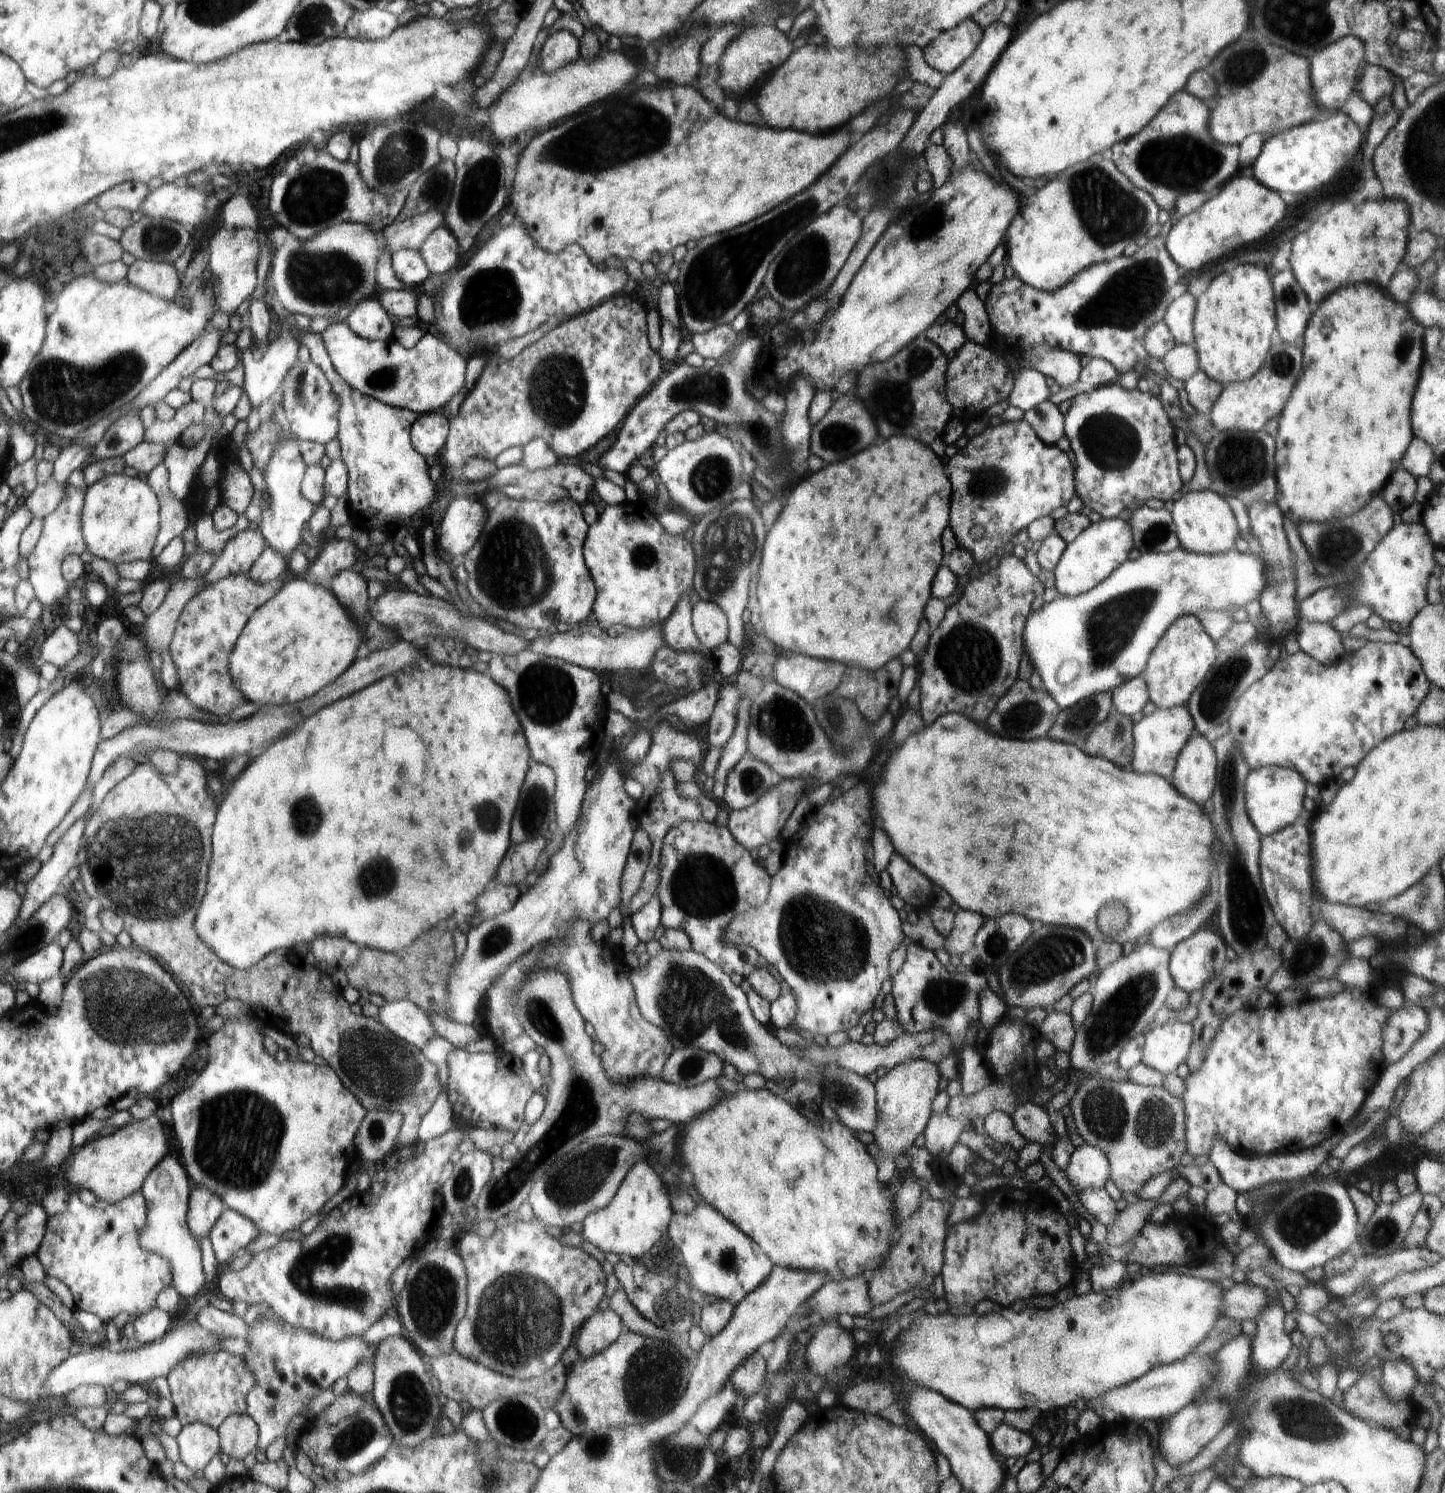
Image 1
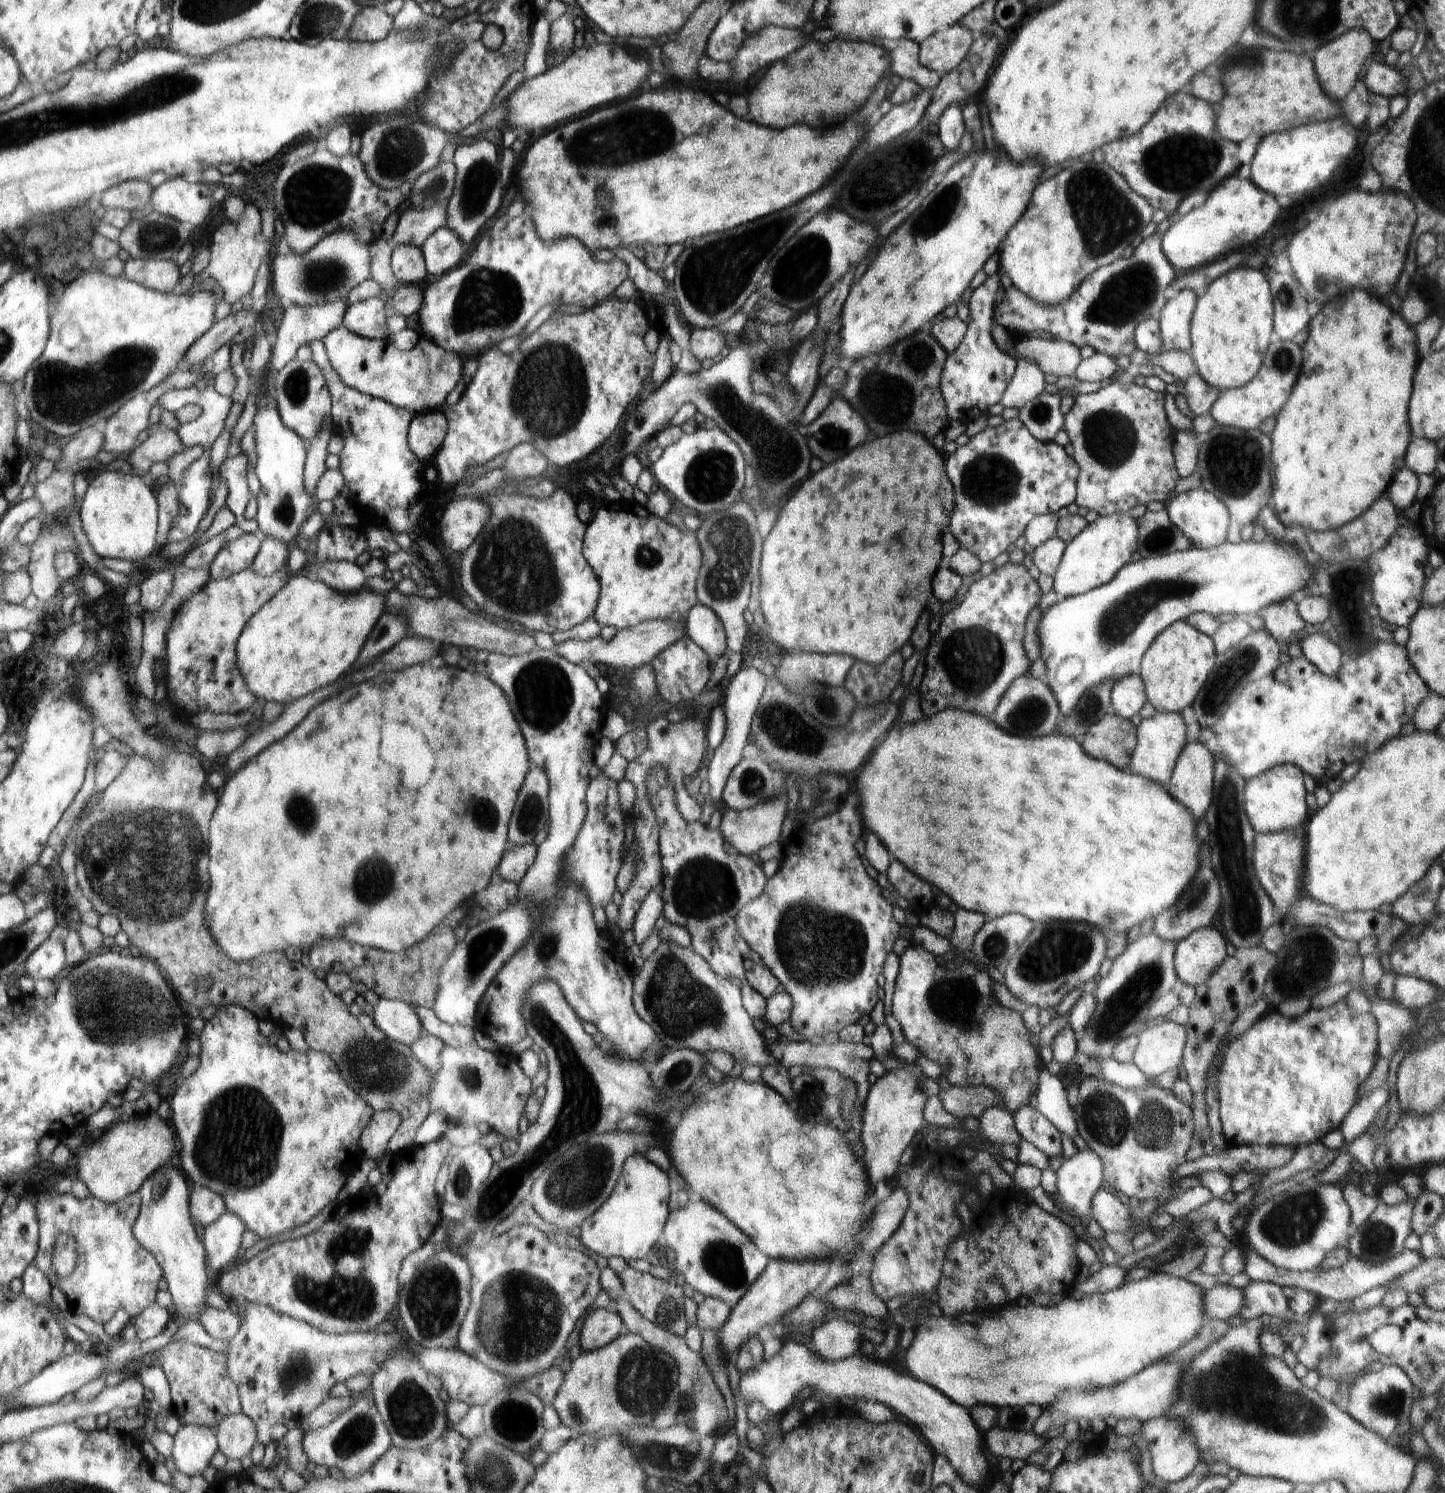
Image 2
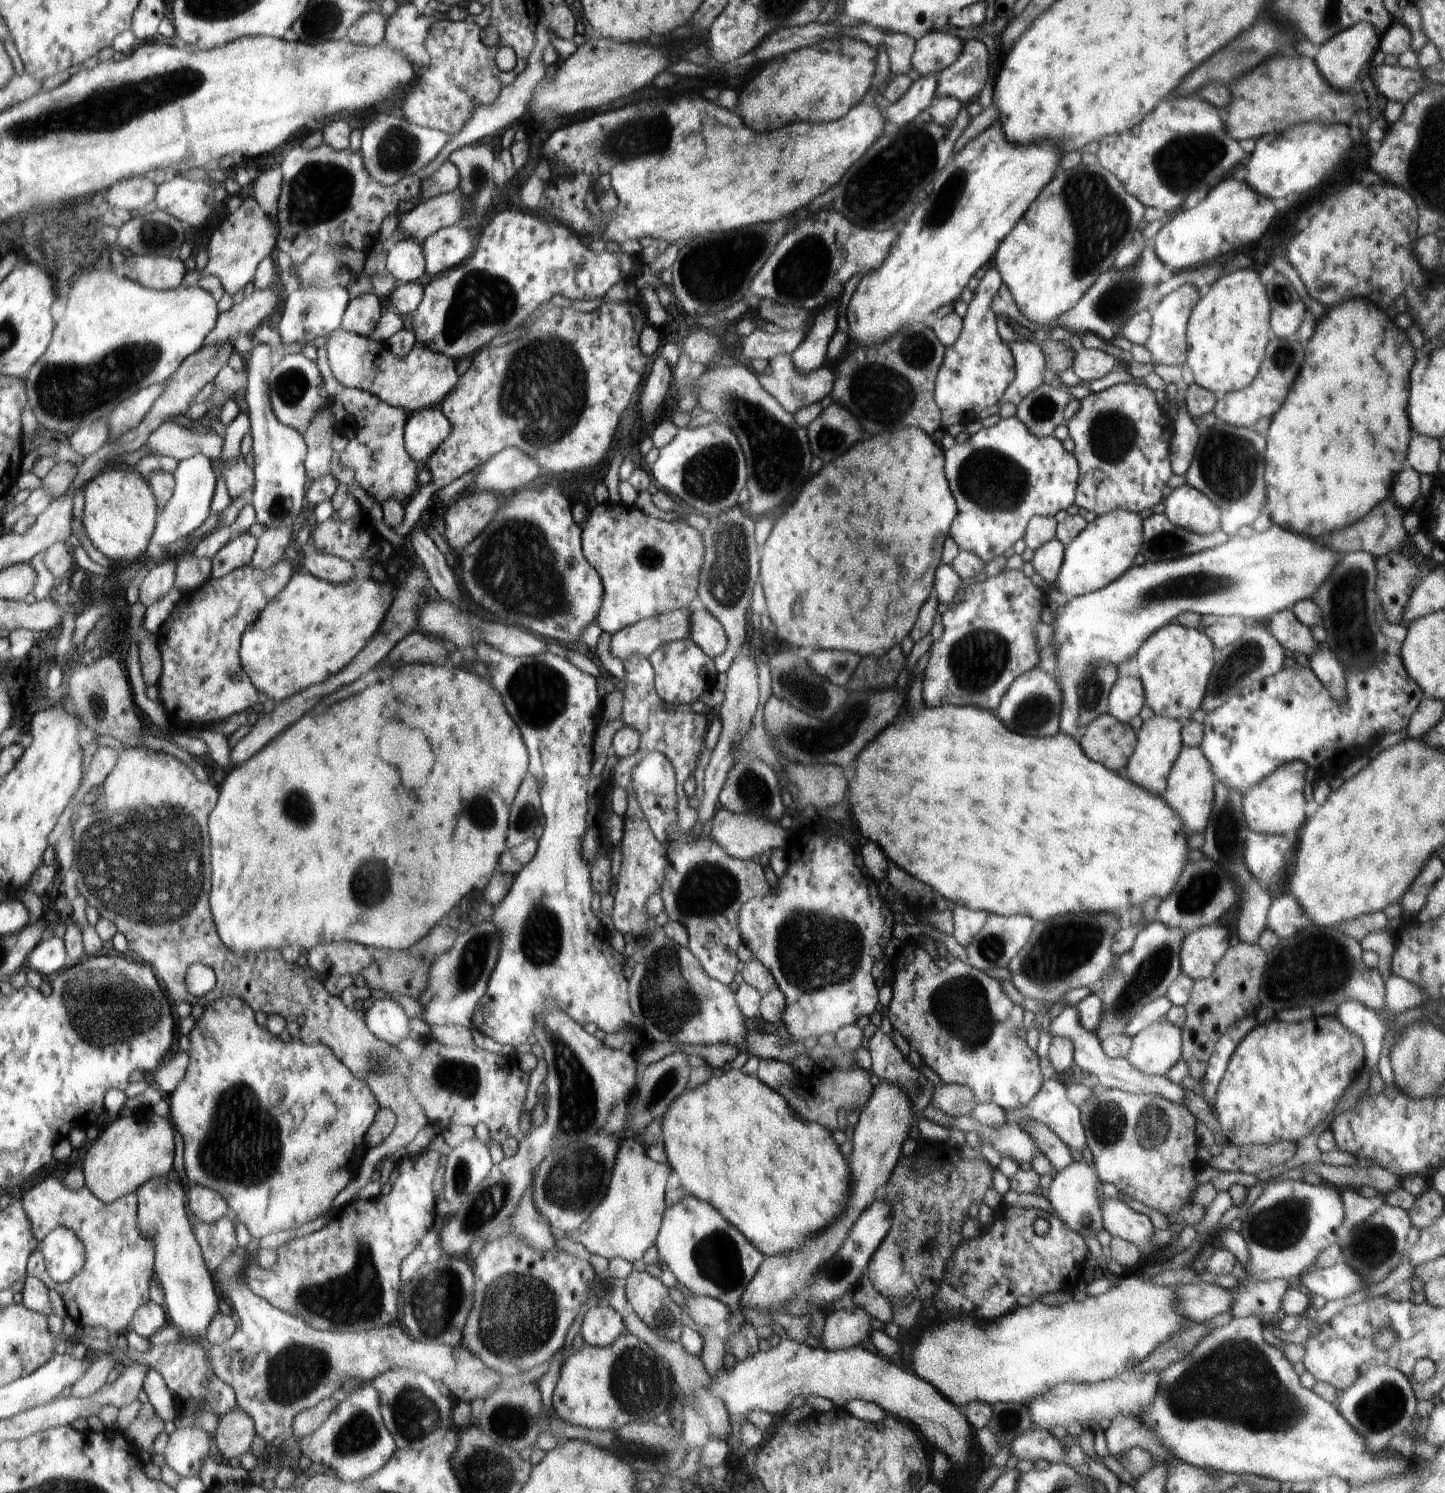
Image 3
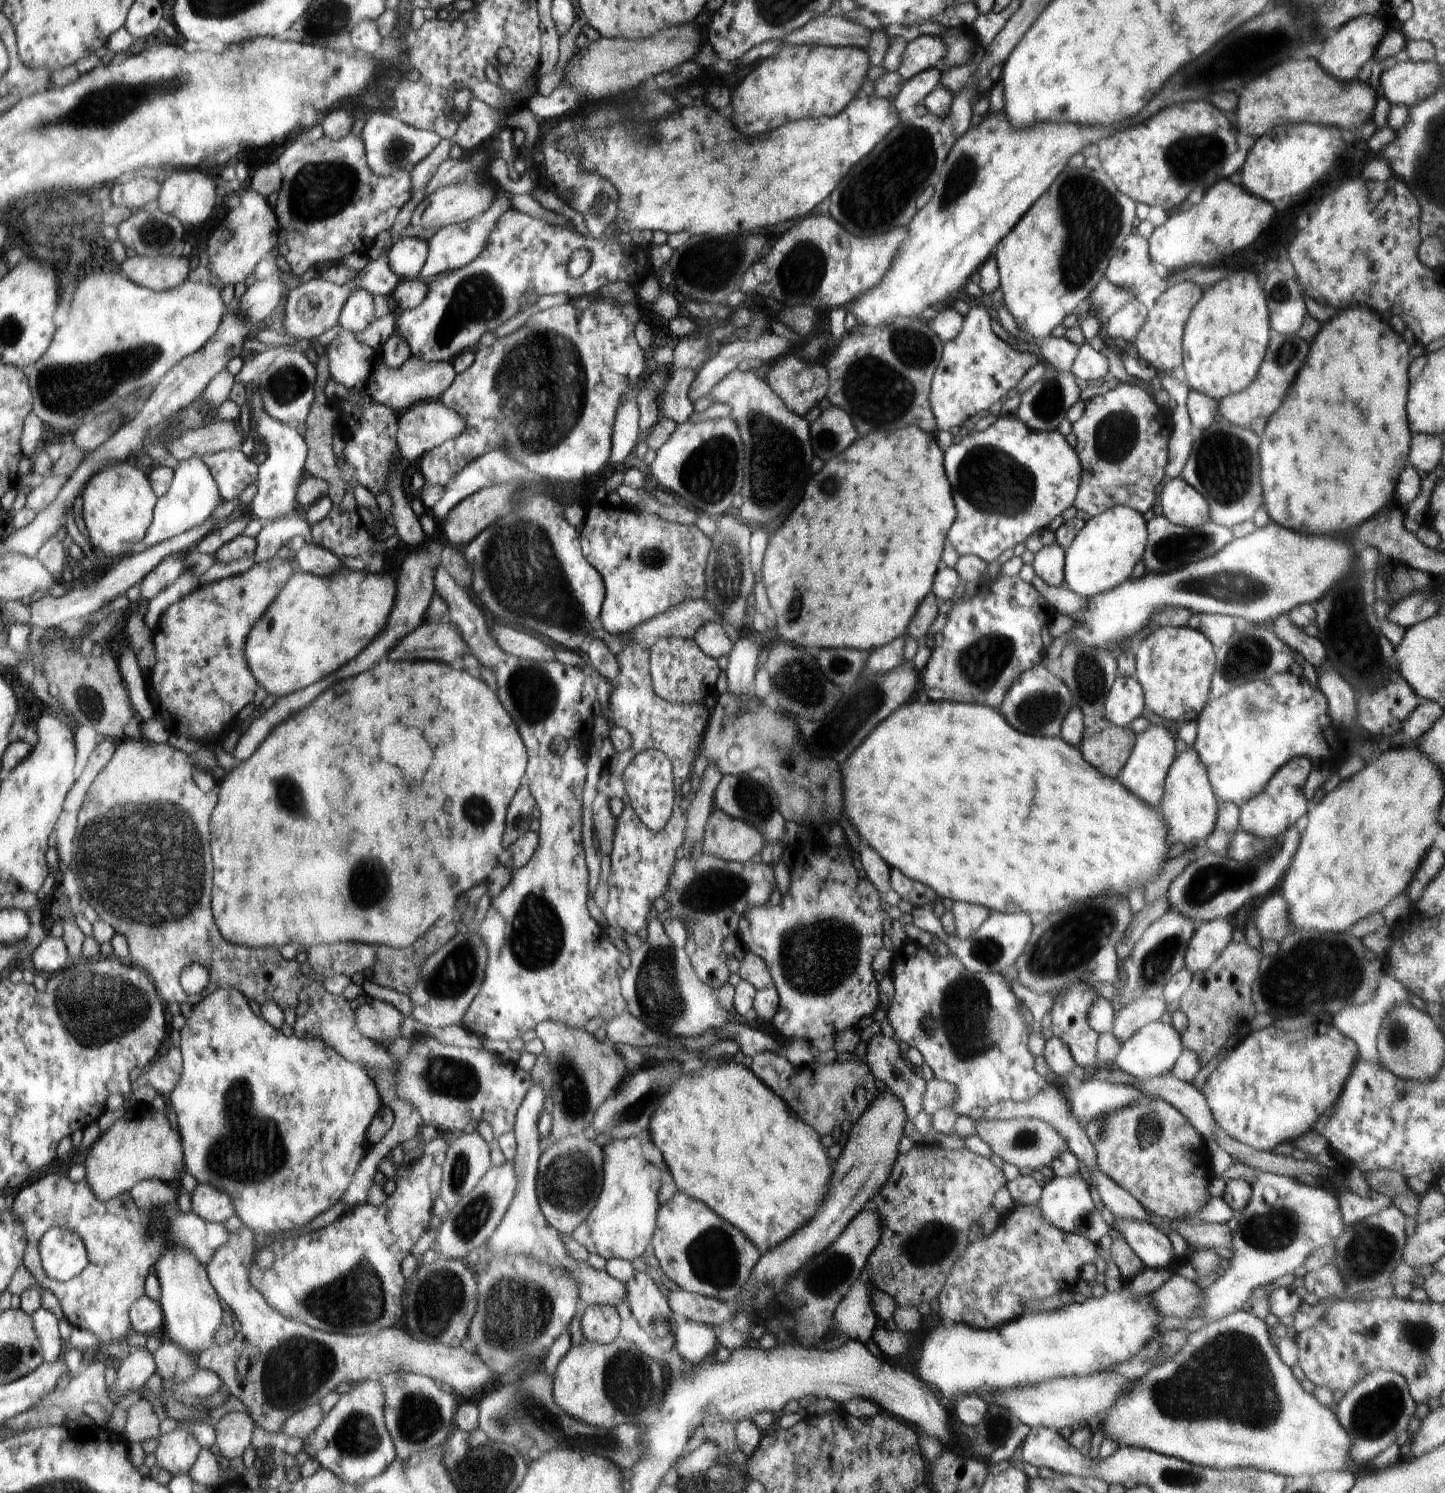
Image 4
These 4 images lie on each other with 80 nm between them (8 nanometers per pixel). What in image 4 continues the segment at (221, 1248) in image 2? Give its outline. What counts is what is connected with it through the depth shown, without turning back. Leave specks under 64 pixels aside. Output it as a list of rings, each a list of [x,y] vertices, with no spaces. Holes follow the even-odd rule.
[[[48,1174],[40,1180],[36,1180],[34,1184],[22,1188],[12,1202],[12,1212],[14,1212],[16,1220],[22,1224],[24,1236],[26,1236],[24,1242],[27,1242],[27,1250],[24,1250],[23,1266],[30,1270],[30,1274],[36,1278],[36,1282],[43,1290],[52,1292],[58,1298],[64,1318],[74,1328],[88,1330],[94,1334],[102,1347],[108,1347],[112,1344],[110,1340],[118,1340],[128,1334],[131,1307],[141,1297],[144,1297],[150,1268],[156,1266],[160,1258],[168,1252],[170,1246],[192,1250],[199,1262],[203,1266],[207,1266],[208,1262],[212,1261],[216,1250],[219,1250],[220,1246],[227,1245],[231,1237],[231,1233],[223,1223],[212,1224],[212,1222],[200,1218],[193,1211],[182,1214],[178,1210],[178,1206],[172,1202],[168,1202],[168,1205],[144,1208],[144,1206],[139,1206],[129,1193],[120,1194],[119,1197],[112,1198],[112,1200],[100,1199],[88,1180],[72,1182],[68,1177],[64,1178],[56,1176],[56,1174]],[[52,1227],[75,1231],[80,1236],[88,1256],[88,1266],[68,1282],[59,1282],[49,1278],[44,1273],[41,1264],[38,1242]]]

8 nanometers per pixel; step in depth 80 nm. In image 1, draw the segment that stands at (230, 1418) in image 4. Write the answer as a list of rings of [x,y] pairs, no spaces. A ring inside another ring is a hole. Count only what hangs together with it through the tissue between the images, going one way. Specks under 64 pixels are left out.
[[[229,1414],[217,1428],[221,1452],[230,1458],[244,1460],[252,1450],[257,1450],[259,1427],[248,1414]]]

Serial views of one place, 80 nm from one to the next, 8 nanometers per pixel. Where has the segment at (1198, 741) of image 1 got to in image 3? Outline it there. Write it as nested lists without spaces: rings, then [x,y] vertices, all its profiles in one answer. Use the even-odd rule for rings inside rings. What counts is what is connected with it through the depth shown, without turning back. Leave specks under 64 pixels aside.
[[[1184,745],[1168,774],[1163,799],[1180,816],[1188,836],[1206,830],[1214,806],[1214,784],[1212,769],[1202,750],[1199,747],[1190,748]]]

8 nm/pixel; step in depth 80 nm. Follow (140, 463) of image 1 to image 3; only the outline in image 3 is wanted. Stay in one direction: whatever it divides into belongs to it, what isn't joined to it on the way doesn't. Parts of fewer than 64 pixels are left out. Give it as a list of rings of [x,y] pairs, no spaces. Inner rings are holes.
[[[173,421],[164,422],[146,442],[152,455],[170,456],[177,461],[202,454],[212,460],[220,457],[224,448],[224,437],[215,431],[196,434]]]

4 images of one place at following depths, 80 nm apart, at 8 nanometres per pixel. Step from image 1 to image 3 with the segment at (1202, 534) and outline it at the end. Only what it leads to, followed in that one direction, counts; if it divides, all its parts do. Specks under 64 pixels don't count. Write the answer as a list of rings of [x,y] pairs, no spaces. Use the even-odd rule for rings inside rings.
[[[1187,483],[1172,488],[1164,500],[1165,516],[1175,526],[1198,532],[1210,534],[1220,528],[1220,510],[1208,496],[1192,488]]]

